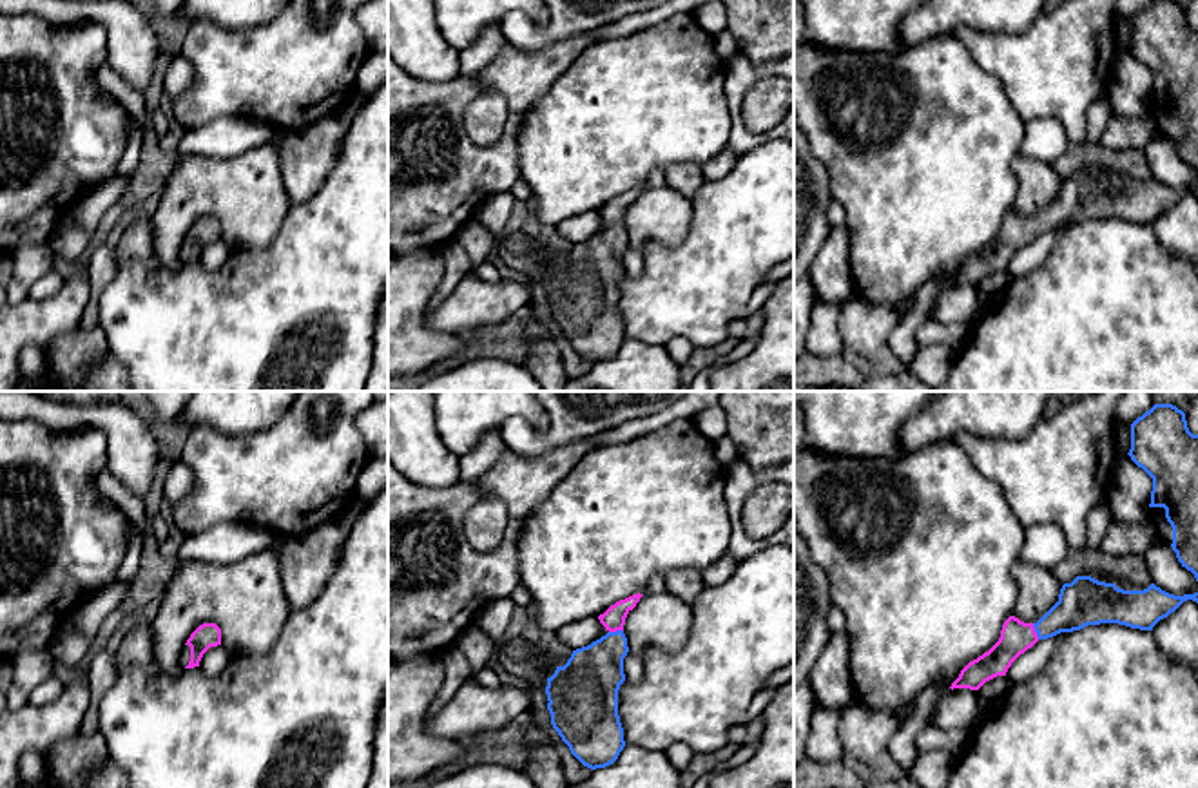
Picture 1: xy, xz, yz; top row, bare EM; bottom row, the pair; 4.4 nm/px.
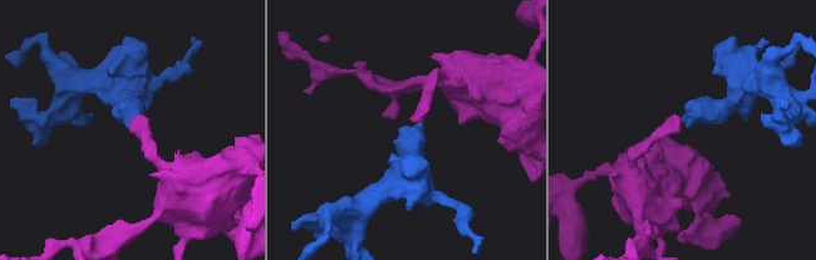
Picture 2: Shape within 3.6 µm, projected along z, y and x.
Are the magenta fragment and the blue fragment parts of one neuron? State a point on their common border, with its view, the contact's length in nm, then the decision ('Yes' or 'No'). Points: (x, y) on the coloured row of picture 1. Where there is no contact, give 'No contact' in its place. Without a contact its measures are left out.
Touches magenta at yz (1033, 631). Shared border 80 nm. Yes

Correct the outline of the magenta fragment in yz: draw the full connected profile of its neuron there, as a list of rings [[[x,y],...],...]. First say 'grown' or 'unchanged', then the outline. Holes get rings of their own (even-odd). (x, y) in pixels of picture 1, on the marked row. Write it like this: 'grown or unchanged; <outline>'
grown; [[[1077,576],[1071,583],[1062,585],[1058,601],[1037,623],[1024,623],[1010,616],[1002,625],[999,641],[970,661],[950,688],[979,690],[986,681],[1006,676],[1011,663],[1039,639],[1048,639],[1060,632],[1100,623],[1153,630],[1160,620],[1167,618],[1187,600],[1198,603],[1198,592],[1174,596],[1155,583],[1144,591],[1124,591],[1115,583]]]

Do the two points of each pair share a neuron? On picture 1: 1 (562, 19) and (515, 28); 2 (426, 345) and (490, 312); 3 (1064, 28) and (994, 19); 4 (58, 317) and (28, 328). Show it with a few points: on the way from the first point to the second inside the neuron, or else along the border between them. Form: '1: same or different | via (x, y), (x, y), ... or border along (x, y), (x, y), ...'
1: same | via (551, 29), (526, 31)
2: different | border along (423, 316), (428, 330), (464, 337)
3: different | border along (1037, 19), (1023, 31), (988, 33)
4: same | via (51, 317), (35, 323)

